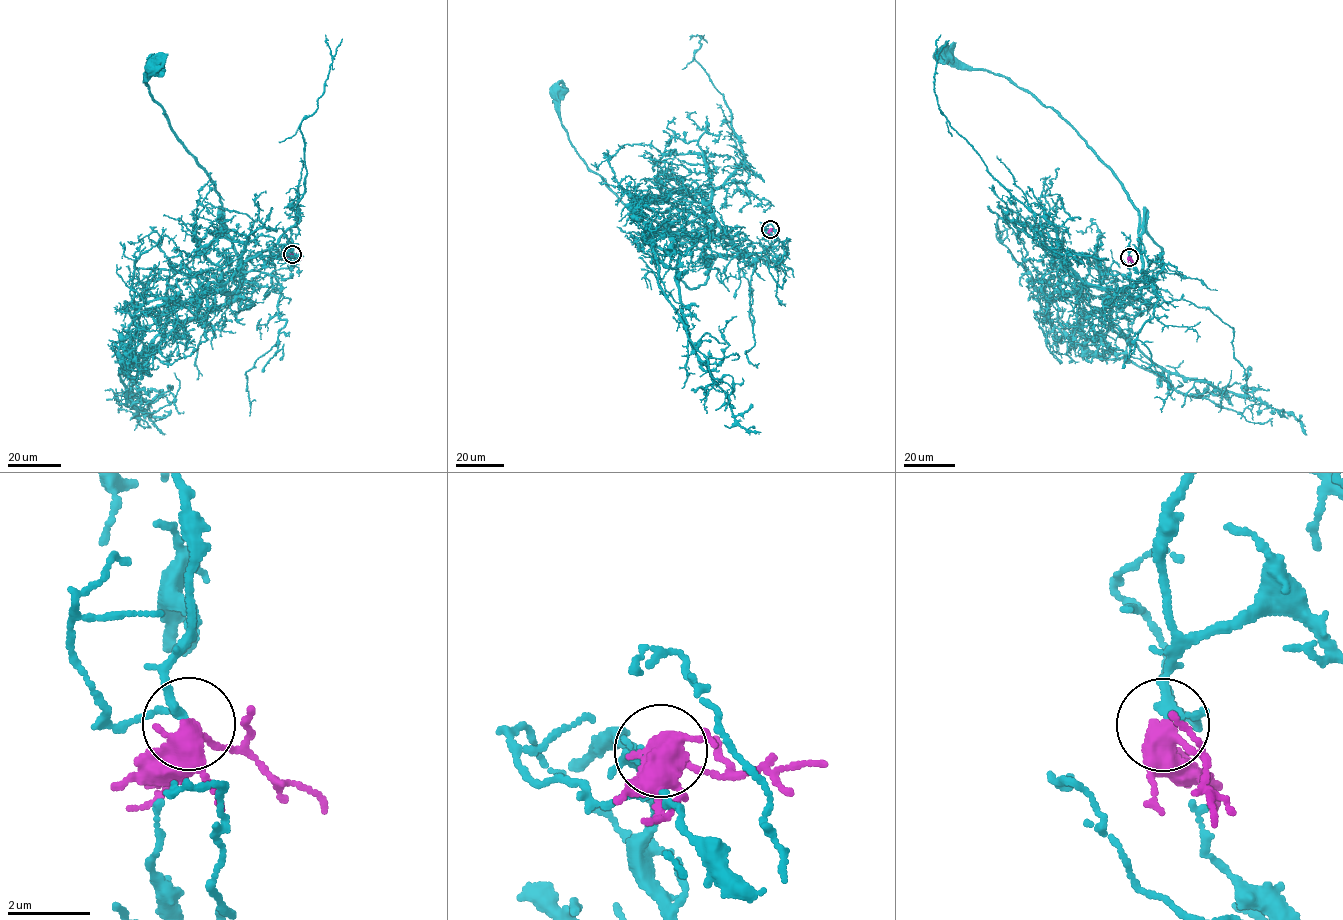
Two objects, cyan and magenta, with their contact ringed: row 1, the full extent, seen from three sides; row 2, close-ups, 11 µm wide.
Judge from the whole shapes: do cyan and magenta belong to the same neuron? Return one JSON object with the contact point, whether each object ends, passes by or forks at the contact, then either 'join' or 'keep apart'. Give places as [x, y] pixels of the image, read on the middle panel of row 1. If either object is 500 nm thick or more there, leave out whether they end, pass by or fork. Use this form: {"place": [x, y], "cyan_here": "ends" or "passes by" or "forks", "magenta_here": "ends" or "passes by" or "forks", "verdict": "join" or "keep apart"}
{"place": [770, 229], "cyan_here": "passes by", "magenta_here": "forks", "verdict": "join"}

